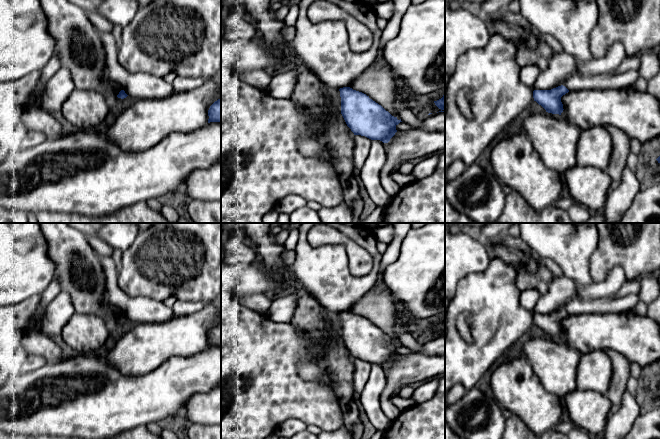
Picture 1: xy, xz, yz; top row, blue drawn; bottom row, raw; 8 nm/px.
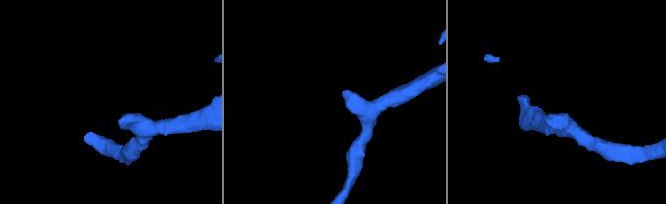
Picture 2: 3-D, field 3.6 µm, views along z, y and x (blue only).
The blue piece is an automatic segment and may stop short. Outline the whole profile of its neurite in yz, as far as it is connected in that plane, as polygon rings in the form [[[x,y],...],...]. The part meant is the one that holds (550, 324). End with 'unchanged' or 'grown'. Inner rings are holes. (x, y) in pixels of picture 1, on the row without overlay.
[[[561,309],[551,314],[534,314],[533,322],[546,336],[561,339],[564,334],[561,321],[568,316],[569,314]]] | unchanged

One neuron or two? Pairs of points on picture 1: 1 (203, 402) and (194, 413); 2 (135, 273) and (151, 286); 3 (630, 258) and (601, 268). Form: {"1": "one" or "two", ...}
{"1": "one", "2": "one", "3": "one"}

